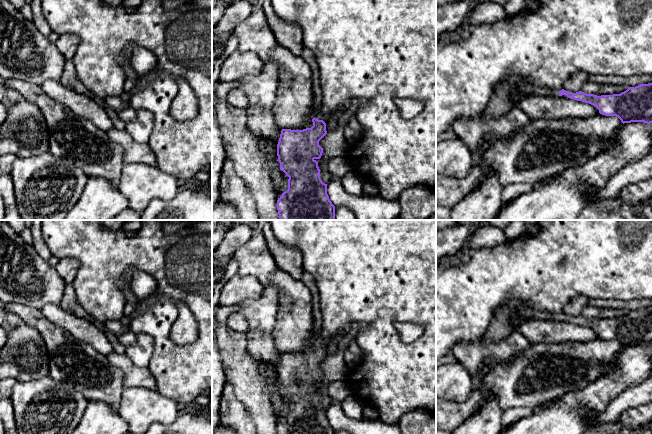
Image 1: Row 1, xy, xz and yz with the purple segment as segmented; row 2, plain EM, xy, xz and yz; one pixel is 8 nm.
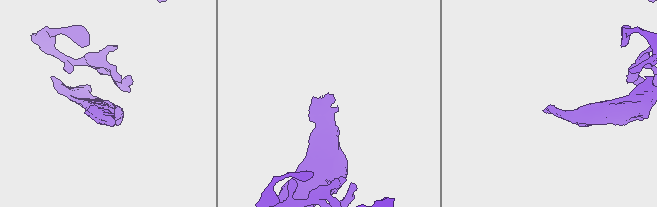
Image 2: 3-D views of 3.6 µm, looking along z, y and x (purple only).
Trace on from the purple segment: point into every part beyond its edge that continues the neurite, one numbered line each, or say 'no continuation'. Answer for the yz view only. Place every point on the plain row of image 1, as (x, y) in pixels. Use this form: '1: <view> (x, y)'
1: yz (502, 322)

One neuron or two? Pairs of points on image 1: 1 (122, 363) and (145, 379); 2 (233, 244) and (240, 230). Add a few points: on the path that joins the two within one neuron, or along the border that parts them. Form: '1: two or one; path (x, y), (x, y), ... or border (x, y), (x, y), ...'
1: one; path (128, 368), (139, 377)
2: one; path (233, 241), (240, 233)

